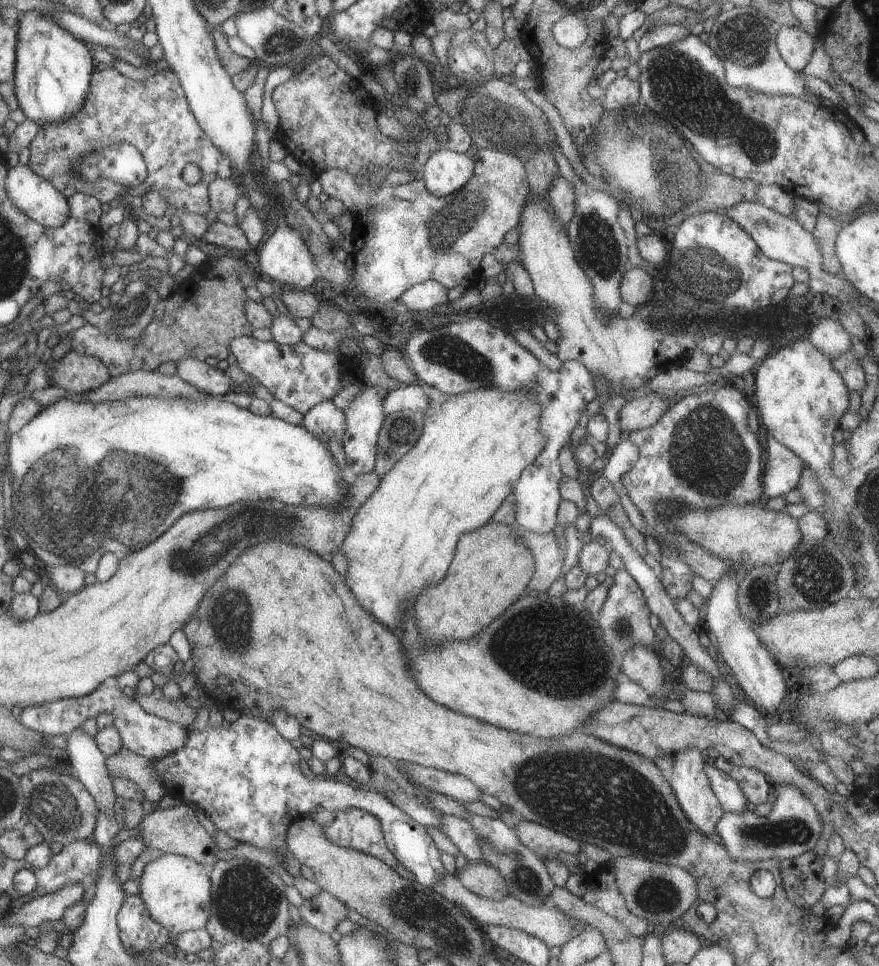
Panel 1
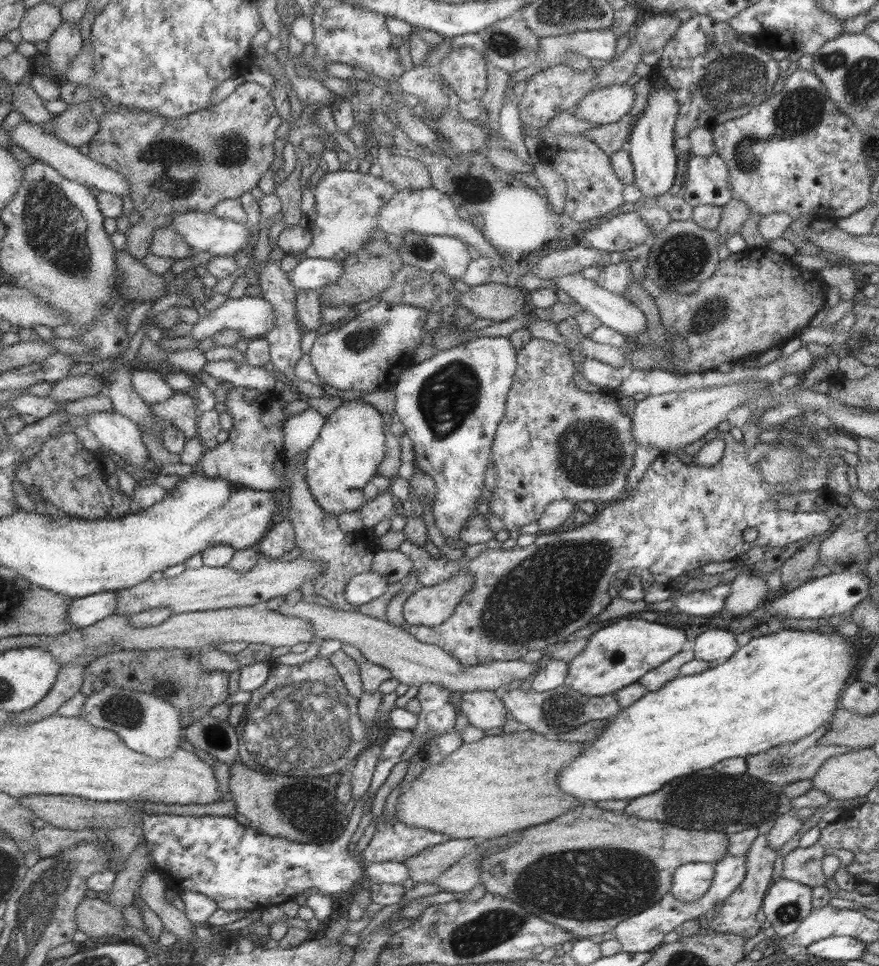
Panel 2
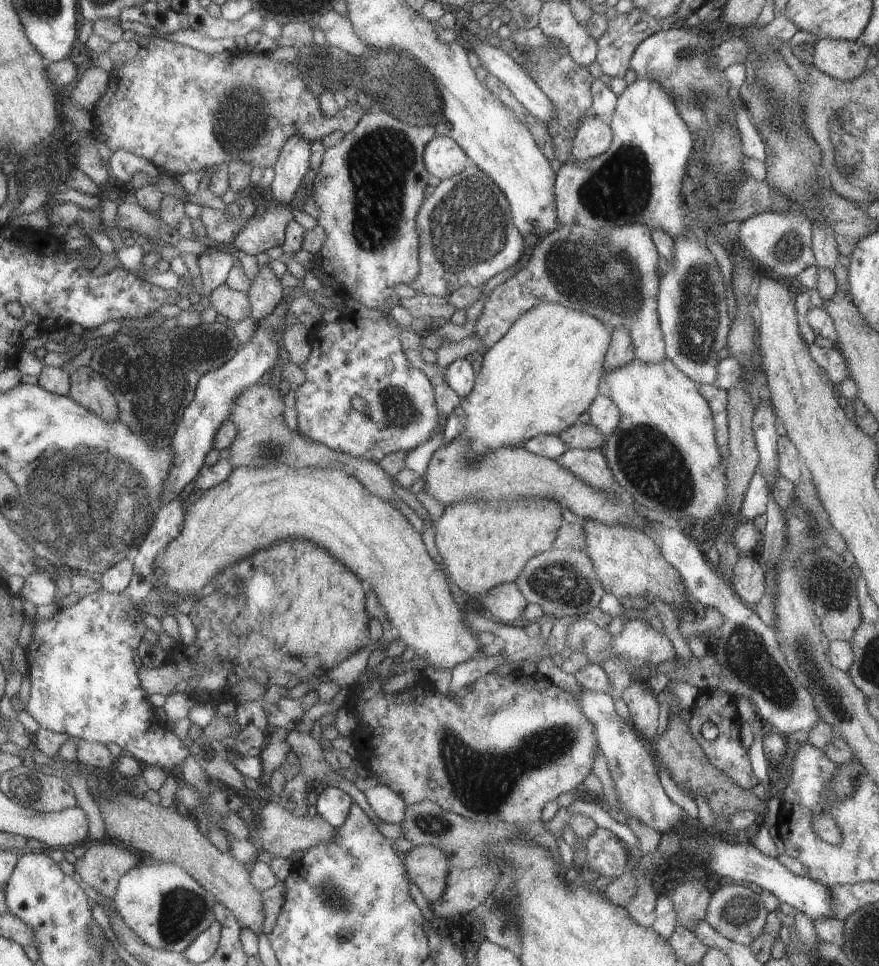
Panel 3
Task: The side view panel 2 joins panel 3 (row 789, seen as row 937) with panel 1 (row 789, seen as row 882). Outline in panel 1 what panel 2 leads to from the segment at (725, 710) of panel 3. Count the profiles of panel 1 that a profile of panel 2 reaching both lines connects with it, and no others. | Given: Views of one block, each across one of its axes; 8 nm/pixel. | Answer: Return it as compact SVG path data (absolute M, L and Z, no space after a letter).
M720 755L711 762L714 768L725 772L732 780L735 780L747 798L747 802L755 806L767 802L767 796L772 786L759 770L751 767L737 767L722 758Z

